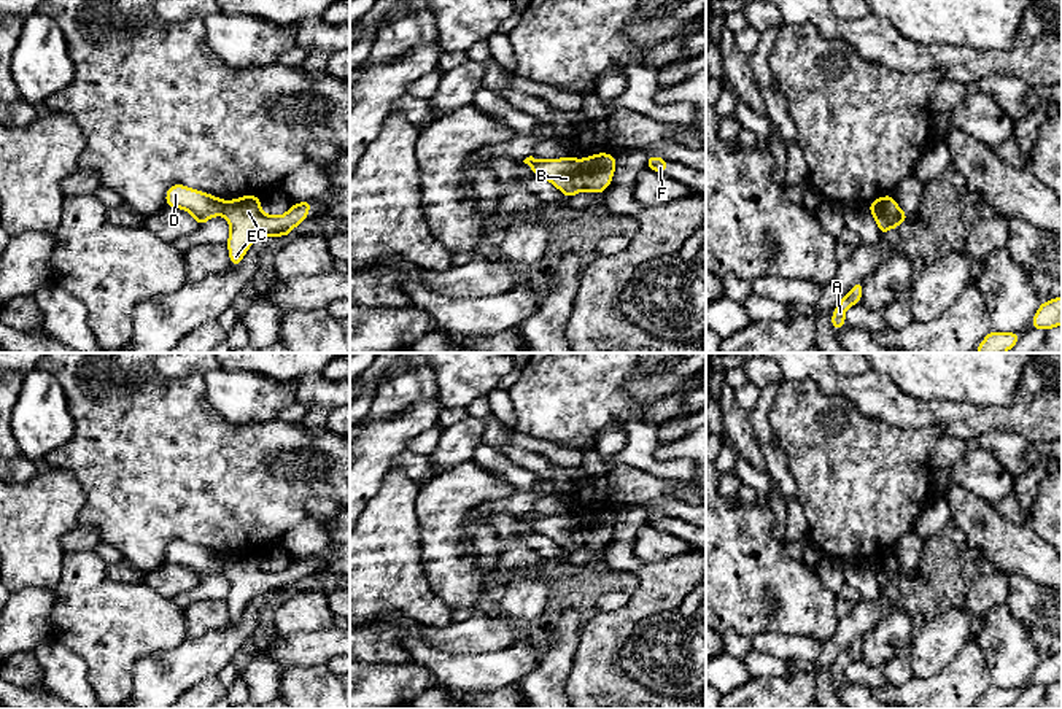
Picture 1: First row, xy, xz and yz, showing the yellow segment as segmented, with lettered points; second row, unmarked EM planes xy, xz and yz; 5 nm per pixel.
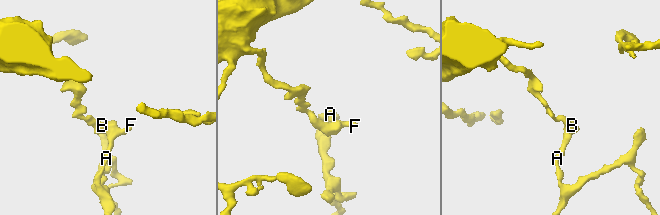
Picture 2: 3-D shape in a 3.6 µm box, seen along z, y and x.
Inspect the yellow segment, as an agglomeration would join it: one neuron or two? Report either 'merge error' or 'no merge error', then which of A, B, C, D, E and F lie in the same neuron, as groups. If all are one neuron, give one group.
merge error; groups A C E F / B D

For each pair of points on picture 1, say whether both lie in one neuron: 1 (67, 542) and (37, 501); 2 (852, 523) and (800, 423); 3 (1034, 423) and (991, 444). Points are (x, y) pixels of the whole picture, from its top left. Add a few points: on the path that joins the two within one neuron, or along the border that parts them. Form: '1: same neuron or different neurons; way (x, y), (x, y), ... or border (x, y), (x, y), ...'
1: different neurons; border (78, 525), (61, 538), (62, 552)
2: same neuron; way (852, 498), (852, 476), (825, 449)
3: different neurons; border (976, 437), (991, 431), (1011, 431), (1035, 445)

